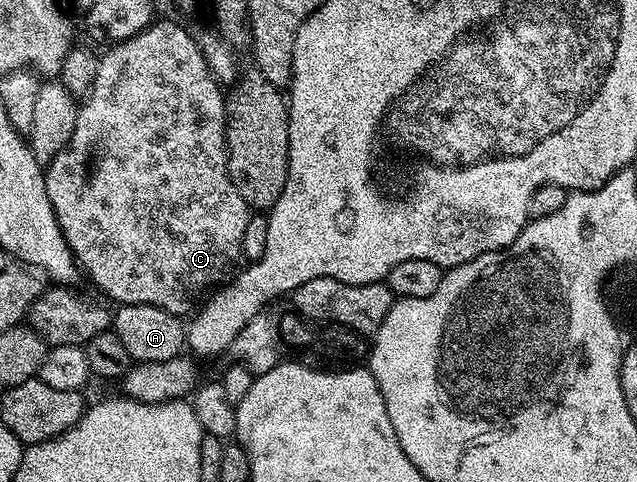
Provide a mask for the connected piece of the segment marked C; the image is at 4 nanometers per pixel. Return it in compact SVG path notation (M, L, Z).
M154 22L126 43L110 46L106 51L109 52L100 56L95 81L89 86L88 95L77 108L75 133L71 133L71 141L67 141L63 150L44 168L47 197L51 201L51 209L55 213L59 229L77 259L78 268L84 274L85 271L89 274L90 281L107 298L114 299L114 304L117 305L155 305L181 317L184 316L184 311L192 312L206 292L224 284L234 274L238 266L237 258L240 260L245 250L245 234L251 209L247 201L239 197L239 189L235 189L229 176L231 148L227 142L227 99L223 91L221 95L222 84L209 69L206 52L201 52L192 33L177 23Z

